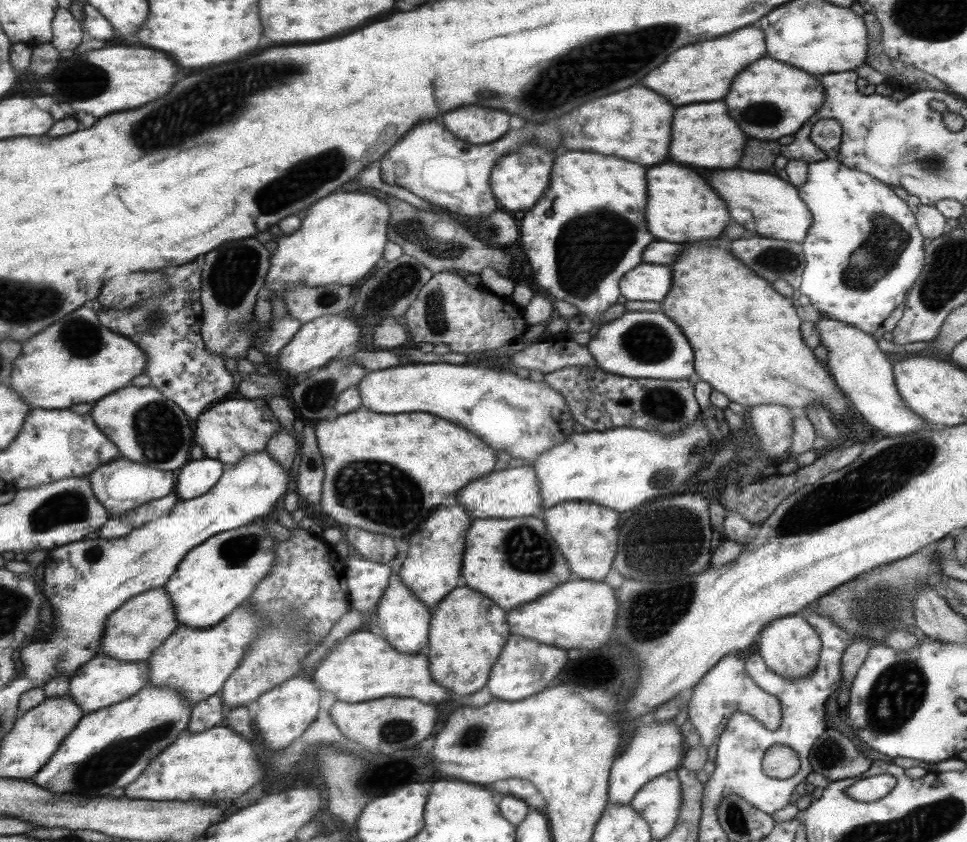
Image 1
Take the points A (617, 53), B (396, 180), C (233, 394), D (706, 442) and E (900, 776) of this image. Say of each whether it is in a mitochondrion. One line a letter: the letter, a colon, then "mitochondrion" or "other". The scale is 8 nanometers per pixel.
A: mitochondrion
B: other
C: other
D: other
E: other

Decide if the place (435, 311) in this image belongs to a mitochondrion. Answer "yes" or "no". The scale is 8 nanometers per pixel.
yes

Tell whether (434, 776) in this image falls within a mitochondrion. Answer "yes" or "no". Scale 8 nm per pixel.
no

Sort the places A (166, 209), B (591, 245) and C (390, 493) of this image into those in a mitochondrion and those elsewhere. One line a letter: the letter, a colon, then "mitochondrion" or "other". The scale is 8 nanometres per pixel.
A: other
B: mitochondrion
C: mitochondrion

